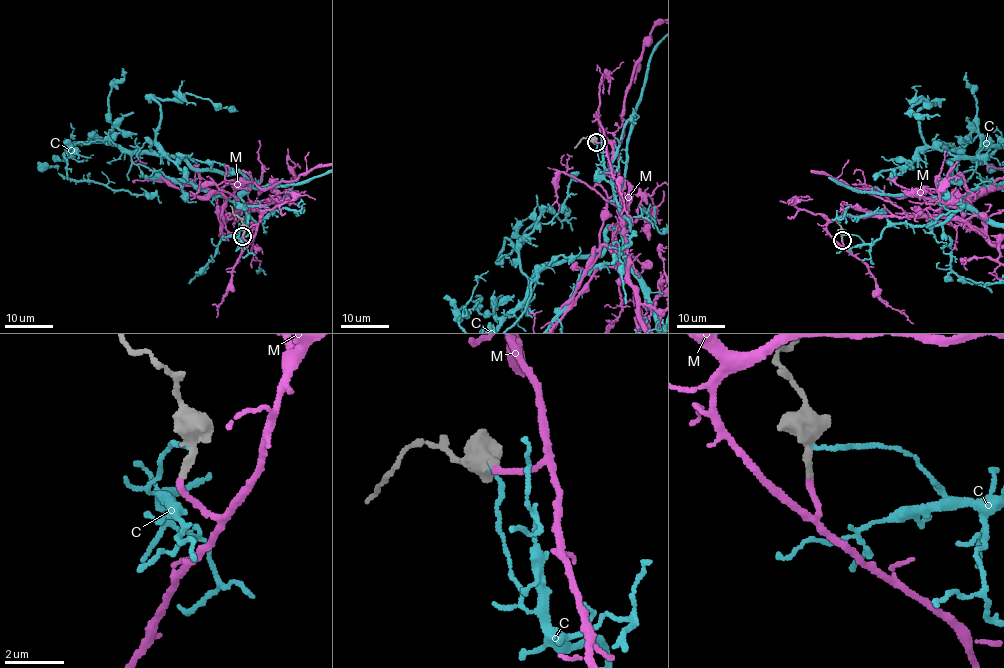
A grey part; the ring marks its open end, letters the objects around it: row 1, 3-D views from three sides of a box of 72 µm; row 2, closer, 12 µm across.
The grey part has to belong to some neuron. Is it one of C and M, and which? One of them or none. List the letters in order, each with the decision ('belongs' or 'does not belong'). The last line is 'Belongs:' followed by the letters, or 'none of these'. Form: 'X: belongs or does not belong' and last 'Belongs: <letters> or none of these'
C: does not belong
M: belongs
Belongs: M

